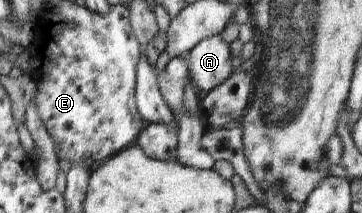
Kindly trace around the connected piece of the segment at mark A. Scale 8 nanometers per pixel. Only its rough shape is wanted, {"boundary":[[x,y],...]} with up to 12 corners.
{"boundary":[[221,35],[186,54],[189,78],[201,95],[235,71]]}

